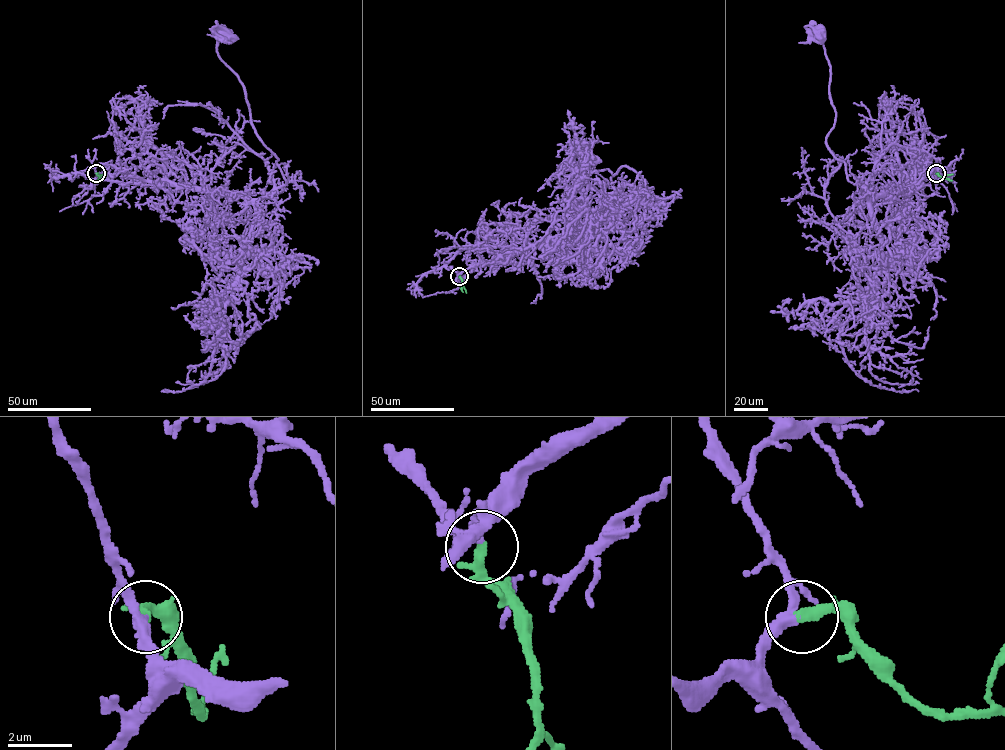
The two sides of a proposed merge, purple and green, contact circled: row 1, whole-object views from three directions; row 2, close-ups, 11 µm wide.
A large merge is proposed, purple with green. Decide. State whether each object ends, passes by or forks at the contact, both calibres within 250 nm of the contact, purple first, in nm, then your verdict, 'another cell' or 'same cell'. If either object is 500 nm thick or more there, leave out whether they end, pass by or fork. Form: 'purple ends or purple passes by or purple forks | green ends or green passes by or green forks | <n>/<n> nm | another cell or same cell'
purple passes by | green ends | 280/340 nm | same cell

